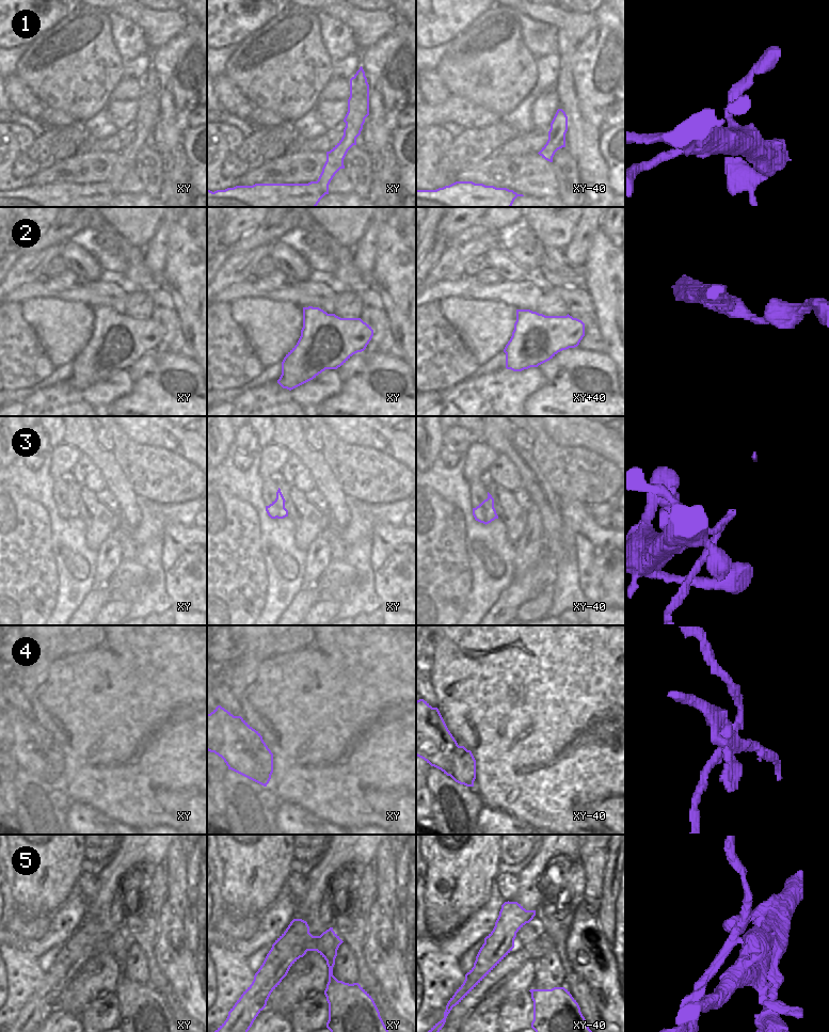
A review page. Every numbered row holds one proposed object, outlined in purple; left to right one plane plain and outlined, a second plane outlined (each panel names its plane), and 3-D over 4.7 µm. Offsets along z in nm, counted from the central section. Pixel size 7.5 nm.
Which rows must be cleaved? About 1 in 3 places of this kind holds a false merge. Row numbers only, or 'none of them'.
3, 4, 5

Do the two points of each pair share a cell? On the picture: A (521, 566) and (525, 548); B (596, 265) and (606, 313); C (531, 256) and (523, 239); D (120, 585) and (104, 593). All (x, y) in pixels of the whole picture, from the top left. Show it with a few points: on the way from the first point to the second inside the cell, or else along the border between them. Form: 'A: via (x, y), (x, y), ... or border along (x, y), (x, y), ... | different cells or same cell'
A: via (522, 561), (525, 552) | same cell
B: via (606, 276), (606, 301) | same cell
C: border along (513, 243), (536, 247) | different cells
D: border along (109, 583), (111, 599) | different cells

